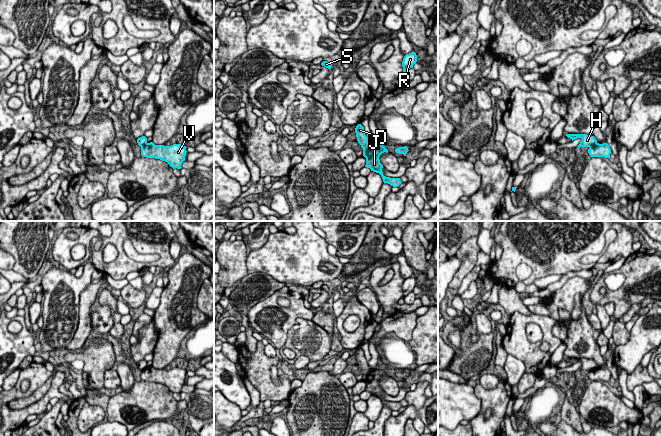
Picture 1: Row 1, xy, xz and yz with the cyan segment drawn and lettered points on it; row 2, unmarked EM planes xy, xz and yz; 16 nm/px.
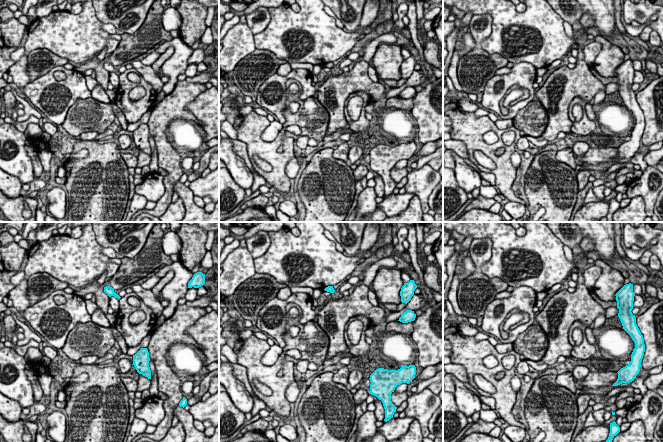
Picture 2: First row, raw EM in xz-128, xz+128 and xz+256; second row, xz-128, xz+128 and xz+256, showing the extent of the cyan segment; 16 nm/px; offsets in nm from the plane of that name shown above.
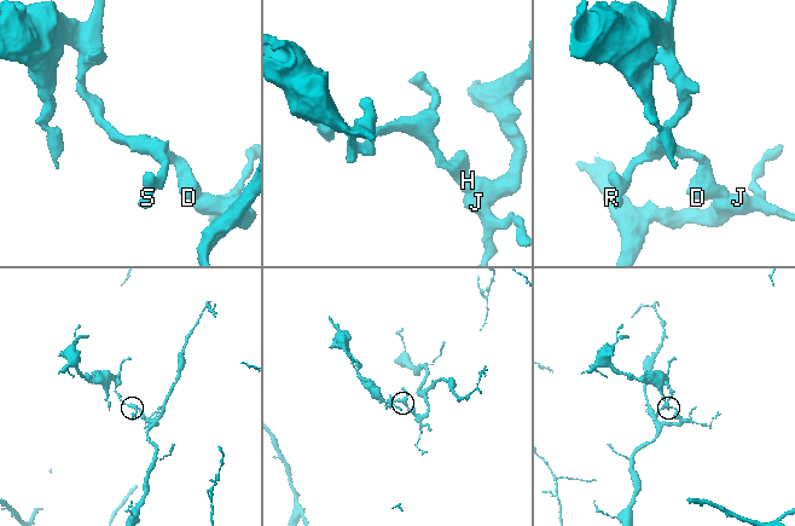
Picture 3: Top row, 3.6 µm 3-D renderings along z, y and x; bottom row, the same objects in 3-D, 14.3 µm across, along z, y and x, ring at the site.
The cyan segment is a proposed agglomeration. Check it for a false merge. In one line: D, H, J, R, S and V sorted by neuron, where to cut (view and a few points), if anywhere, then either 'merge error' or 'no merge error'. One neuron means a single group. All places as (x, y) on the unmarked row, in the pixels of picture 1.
groups D H S / J R V; cut xz (371, 369), (364, 380); merge error

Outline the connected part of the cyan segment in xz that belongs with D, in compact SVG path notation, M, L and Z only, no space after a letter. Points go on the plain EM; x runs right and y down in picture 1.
M358 348L355 352L355 357L358 367L363 372L363 380L365 381L367 375L371 371L371 368L368 366L368 361L365 359L364 351L361 348Z

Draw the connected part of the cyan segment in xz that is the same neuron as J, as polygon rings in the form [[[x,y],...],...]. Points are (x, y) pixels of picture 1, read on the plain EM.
[[[376,368],[374,370],[371,369],[365,379],[365,391],[370,392],[373,396],[379,397],[384,407],[388,407],[393,411],[398,411],[402,407],[400,402],[390,402],[383,399],[383,389],[380,387],[379,381],[384,376],[388,377],[388,374],[385,372],[385,370],[379,368]]]

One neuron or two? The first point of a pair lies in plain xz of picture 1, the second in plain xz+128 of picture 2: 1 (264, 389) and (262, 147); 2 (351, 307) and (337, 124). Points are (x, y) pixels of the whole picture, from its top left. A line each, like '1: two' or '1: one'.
1: one
2: two

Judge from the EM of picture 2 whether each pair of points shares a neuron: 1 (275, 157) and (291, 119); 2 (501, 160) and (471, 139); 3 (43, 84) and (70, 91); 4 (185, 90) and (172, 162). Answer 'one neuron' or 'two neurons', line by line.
1: two neurons
2: one neuron
3: one neuron
4: one neuron

